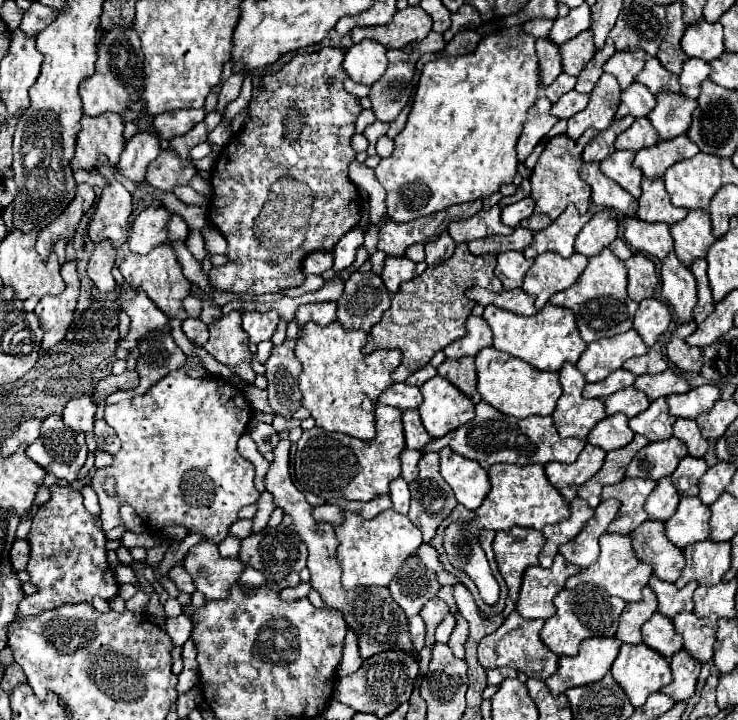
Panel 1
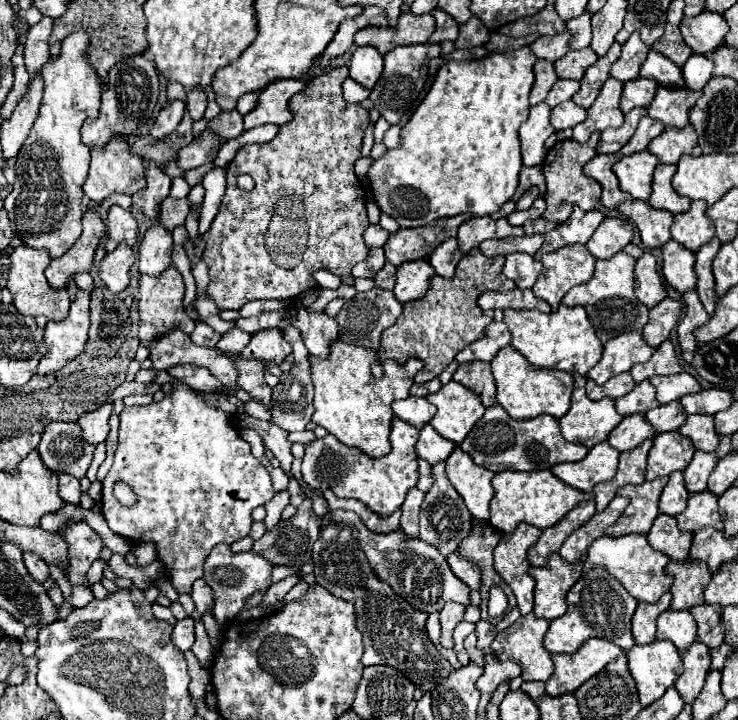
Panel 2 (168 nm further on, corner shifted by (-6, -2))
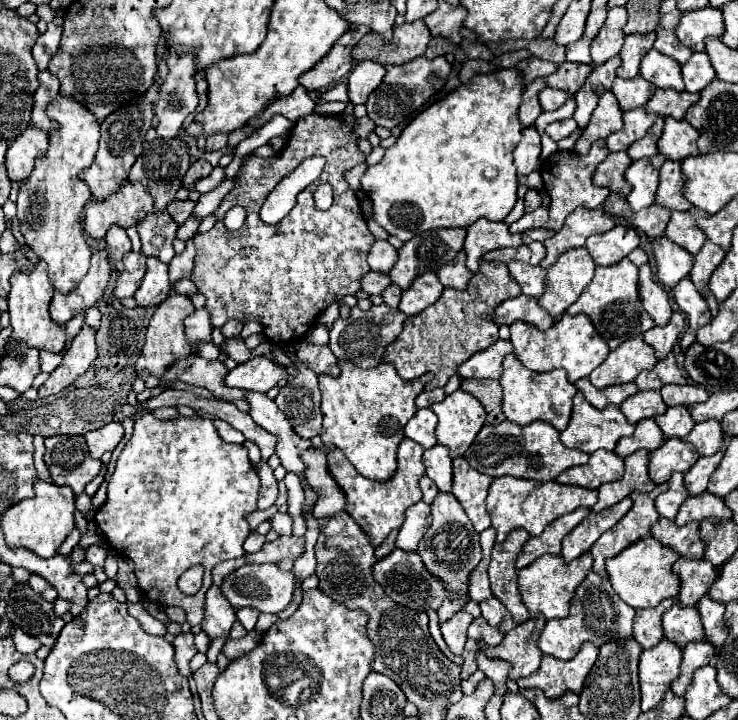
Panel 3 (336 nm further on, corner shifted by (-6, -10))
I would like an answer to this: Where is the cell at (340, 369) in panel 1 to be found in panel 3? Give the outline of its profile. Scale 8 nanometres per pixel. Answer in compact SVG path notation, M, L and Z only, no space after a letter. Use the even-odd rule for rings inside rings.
M339 360L339 376L319 376L321 388L321 412L323 412L323 444L341 448L347 460L359 474L371 480L389 480L397 468L395 450L403 440L403 428L417 412L415 396L423 386L433 380L431 374L407 382L391 364L379 364L375 368L359 368L351 362Z

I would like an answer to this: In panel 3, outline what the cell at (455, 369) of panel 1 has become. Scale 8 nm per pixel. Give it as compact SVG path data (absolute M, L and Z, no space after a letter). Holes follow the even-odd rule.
M463 380L461 390L475 396L487 410L487 424L499 424L505 420L501 412L501 386L499 380Z

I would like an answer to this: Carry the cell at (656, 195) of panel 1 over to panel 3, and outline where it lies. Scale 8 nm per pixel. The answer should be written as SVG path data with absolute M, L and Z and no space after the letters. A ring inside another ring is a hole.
M667 160L659 170L659 188L655 196L655 204L667 208L667 210L689 210L693 204L689 200L683 200L683 172L679 162Z

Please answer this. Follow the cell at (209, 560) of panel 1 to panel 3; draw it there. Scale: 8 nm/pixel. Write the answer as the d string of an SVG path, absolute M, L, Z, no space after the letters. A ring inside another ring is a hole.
M245 564L233 570L229 576L225 576L221 582L221 592L235 610L249 606L257 608L259 612L277 614L289 606L289 602L293 600L293 590L295 590L293 572L283 572L279 570L277 564Z

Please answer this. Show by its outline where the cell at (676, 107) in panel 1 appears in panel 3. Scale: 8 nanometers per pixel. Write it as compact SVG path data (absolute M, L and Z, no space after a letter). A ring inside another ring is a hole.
M659 88L651 100L645 104L645 110L663 118L675 118L683 120L689 106L693 106L699 100L699 94L691 94L687 90L675 92L675 90L663 90Z

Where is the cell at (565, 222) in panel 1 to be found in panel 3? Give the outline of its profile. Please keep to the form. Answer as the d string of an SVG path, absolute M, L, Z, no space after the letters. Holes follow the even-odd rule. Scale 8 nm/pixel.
M583 208L573 210L567 216L565 226L553 238L543 242L547 248L547 256L541 262L541 266L549 268L563 252L583 246L591 234L603 234L613 226L615 222L611 220L611 216L607 216L601 210L583 210Z

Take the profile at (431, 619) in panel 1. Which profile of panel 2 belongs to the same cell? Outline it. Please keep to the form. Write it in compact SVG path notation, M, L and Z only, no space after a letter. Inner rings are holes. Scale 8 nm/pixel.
M447 602L441 610L441 644L445 648L453 648L453 628L463 620L465 616L465 606L457 602Z

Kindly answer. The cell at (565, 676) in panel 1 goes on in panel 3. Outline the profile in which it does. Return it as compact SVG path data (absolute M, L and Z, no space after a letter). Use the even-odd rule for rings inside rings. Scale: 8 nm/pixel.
M585 642L573 660L557 660L553 656L543 656L539 672L527 678L519 678L519 688L539 688L547 698L559 698L565 692L579 694L589 670L599 658L599 646Z

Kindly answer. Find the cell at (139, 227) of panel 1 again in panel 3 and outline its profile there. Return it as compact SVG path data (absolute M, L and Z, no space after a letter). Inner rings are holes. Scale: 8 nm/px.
M155 256L147 258L147 272L141 280L139 290L135 292L135 302L143 308L147 306L157 306L167 298L171 290L169 282L169 266L163 264L161 260L155 260Z

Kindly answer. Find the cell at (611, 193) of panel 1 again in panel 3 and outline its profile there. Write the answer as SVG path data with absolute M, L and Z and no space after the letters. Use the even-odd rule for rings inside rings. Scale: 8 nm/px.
M611 152L595 170L593 184L595 186L605 186L609 192L617 192L621 196L627 196L631 192L631 186L623 180L625 170L629 168L631 160L627 152Z

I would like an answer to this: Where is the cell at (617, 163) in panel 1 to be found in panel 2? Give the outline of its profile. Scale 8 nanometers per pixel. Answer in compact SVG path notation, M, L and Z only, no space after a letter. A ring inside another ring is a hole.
M649 150L623 156L613 168L615 176L619 178L619 188L637 200L647 200L651 194L651 178L657 164L659 158Z

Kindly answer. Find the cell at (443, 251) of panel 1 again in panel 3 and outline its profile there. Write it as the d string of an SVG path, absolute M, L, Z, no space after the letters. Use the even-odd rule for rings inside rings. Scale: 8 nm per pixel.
M461 250L459 256L455 256L455 260L451 260L451 264L445 264L437 272L437 276L439 276L443 286L455 288L455 290L465 290L469 278L473 276L473 272L465 266L465 252Z

